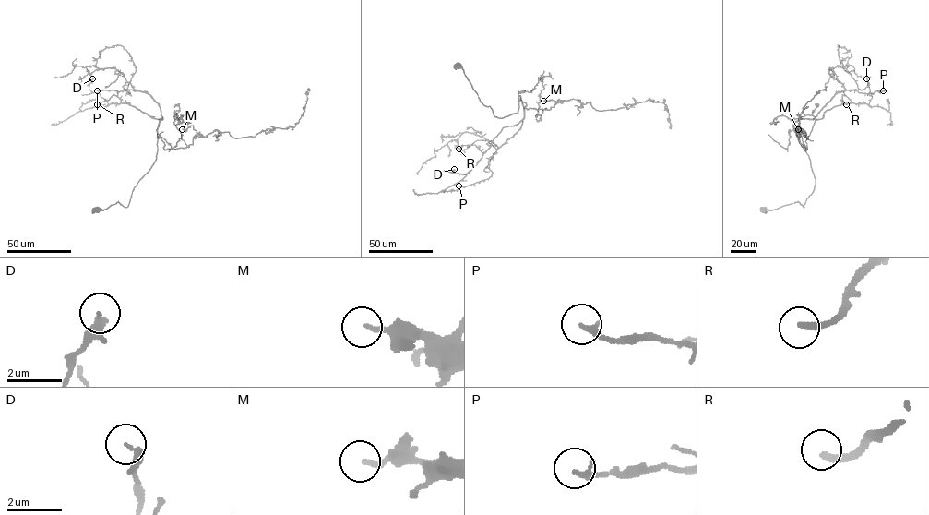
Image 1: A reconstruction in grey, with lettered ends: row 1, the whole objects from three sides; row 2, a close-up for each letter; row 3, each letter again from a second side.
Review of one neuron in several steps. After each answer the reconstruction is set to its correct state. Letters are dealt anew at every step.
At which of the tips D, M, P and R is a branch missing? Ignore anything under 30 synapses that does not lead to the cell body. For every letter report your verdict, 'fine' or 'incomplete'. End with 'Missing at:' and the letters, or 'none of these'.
D: fine
M: fine
P: fine
R: incomplete
Missing at: R

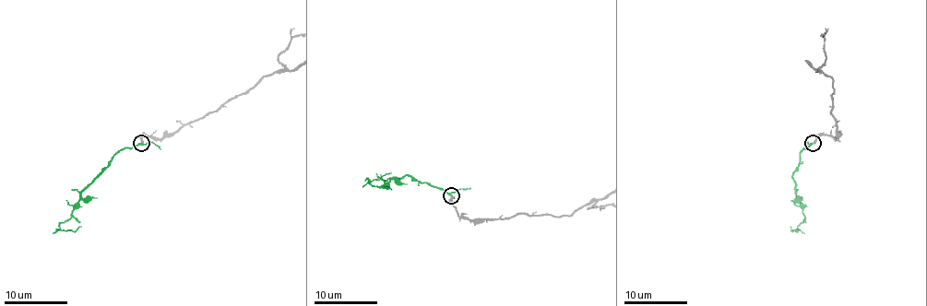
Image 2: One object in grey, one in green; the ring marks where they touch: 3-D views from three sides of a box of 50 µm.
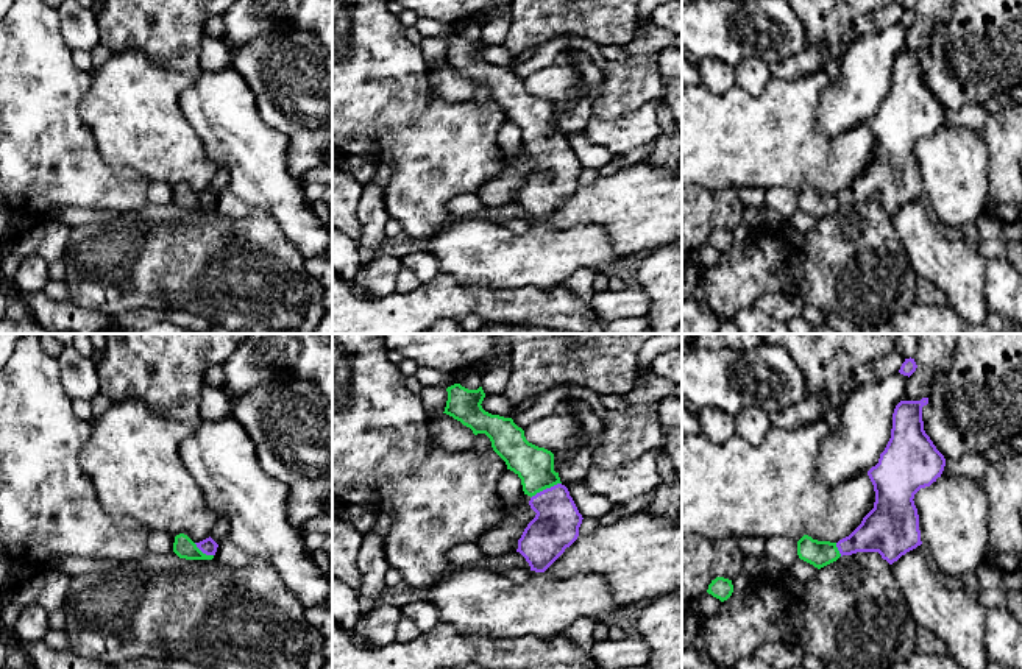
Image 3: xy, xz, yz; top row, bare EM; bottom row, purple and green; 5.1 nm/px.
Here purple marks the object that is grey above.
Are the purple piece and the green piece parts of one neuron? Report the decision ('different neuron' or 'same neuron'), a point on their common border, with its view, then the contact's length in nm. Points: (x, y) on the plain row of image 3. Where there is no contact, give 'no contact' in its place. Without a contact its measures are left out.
same neuron; contact xz (546, 139); length 180 nm

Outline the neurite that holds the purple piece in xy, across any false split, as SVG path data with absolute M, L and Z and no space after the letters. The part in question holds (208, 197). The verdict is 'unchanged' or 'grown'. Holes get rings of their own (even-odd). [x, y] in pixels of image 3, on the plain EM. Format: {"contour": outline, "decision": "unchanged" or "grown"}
{"contour": "M187 186L175 187L173 203L186 211L212 211L218 195L209 187L200 193L193 193Z", "decision": "grown"}

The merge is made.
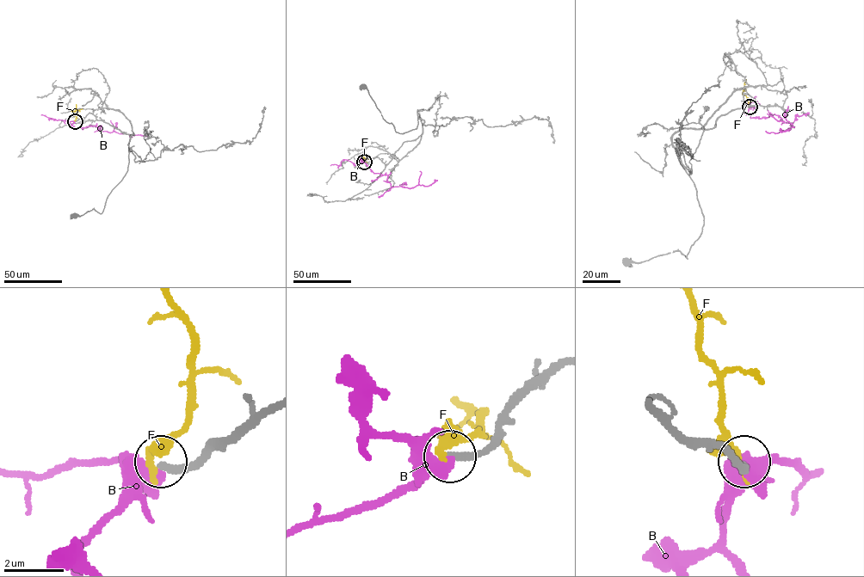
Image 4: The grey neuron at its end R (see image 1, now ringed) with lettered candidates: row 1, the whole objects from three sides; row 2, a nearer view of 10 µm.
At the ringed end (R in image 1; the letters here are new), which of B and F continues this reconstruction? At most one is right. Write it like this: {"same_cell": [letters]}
{"same_cell": []}

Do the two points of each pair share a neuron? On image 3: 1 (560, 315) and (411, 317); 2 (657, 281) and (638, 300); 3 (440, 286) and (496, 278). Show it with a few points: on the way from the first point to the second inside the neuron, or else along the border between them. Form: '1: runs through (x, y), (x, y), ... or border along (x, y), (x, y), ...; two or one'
1: runs through (523, 306), (448, 303); one
2: border along (640, 286), (649, 297), (649, 312), (646, 317); two
3: border along (439, 272), (451, 275), (464, 286), (493, 289); two

